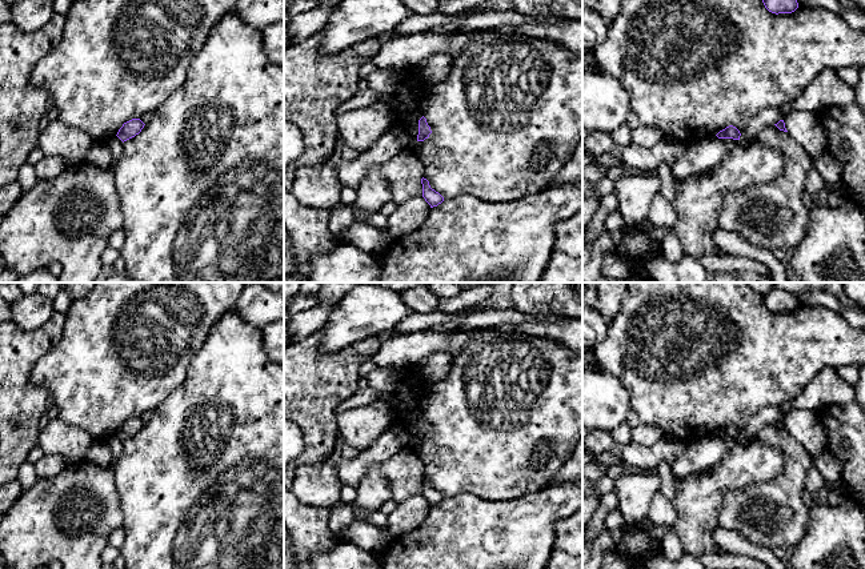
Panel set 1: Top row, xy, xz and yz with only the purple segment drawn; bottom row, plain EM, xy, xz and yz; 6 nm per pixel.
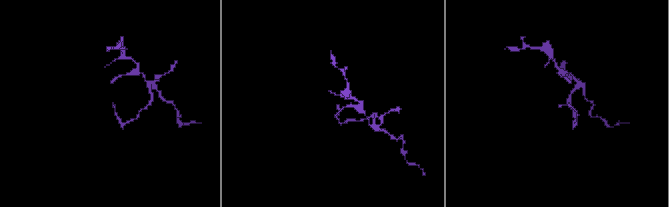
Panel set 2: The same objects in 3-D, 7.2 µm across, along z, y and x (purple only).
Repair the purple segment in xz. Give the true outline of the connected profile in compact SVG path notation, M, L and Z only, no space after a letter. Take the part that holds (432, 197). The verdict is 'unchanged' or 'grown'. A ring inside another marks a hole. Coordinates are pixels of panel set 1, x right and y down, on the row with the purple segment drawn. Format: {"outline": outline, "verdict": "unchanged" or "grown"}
{"outline": "M421 179L423 184L423 197L431 205L431 208L437 207L444 201L444 197L431 188L429 181L427 179Z", "verdict": "unchanged"}

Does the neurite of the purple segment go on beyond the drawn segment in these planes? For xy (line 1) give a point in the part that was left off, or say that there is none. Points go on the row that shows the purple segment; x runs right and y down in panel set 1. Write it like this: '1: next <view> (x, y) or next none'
1: next none

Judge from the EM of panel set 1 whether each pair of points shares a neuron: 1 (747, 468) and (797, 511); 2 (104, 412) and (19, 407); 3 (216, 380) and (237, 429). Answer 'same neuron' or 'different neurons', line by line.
1: different neurons
2: different neurons
3: same neuron

